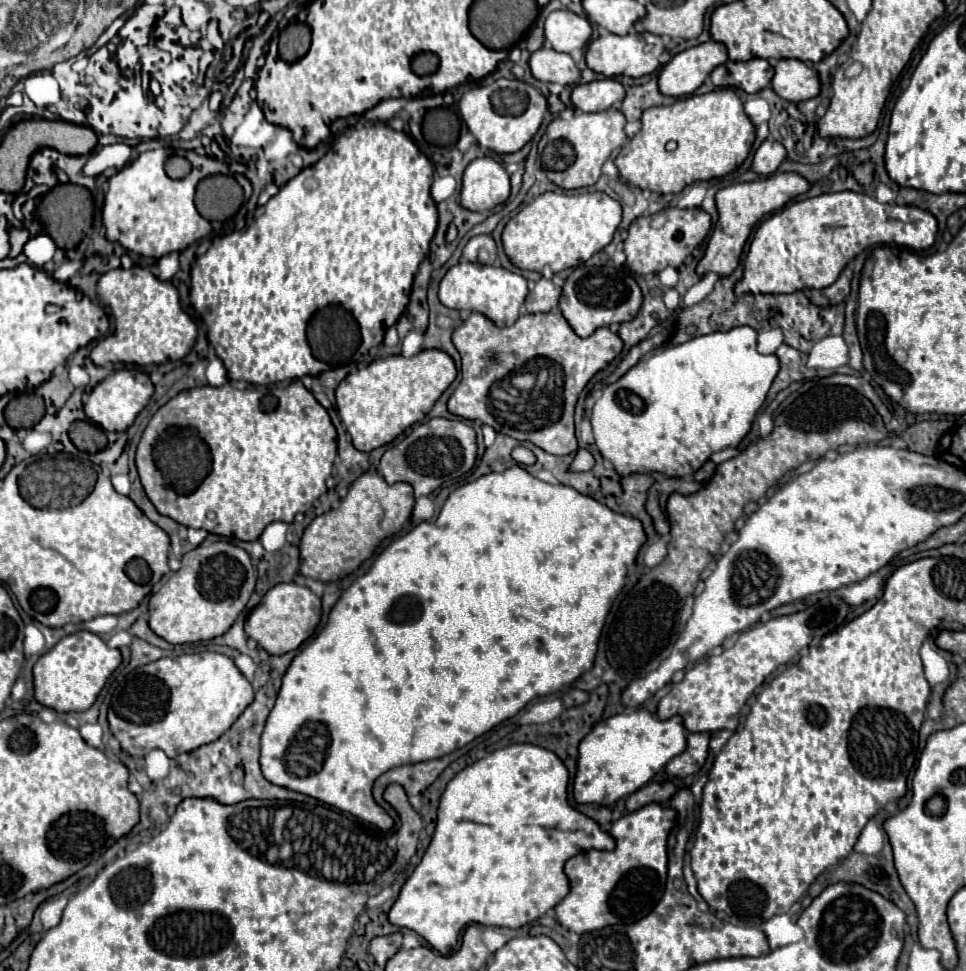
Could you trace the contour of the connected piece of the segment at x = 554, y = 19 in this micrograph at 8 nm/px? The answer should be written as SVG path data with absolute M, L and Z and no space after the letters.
M552 11L544 23L544 37L554 51L570 53L582 49L592 35L592 27L586 17L572 11Z

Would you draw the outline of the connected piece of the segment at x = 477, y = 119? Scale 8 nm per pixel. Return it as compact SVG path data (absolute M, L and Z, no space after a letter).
M498 79L492 85L476 85L462 95L458 109L468 131L476 137L482 149L494 153L516 153L520 151L540 129L546 113L546 97L532 85L518 79Z

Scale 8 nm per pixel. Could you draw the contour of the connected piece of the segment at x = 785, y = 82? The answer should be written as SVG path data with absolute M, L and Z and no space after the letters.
M780 59L774 67L772 89L776 95L792 103L812 99L820 91L818 73L798 59Z

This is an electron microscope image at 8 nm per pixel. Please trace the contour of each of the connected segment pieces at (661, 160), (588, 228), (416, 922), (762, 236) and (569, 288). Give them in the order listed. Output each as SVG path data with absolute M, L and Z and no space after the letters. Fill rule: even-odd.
M714 89L672 105L646 109L642 129L620 149L614 163L628 183L654 193L676 195L694 181L710 181L734 171L748 157L754 137L754 125L748 121L740 97L732 89ZM666 141L678 141L678 147L670 153L664 149Z
M542 193L532 203L524 205L520 213L506 223L502 231L502 245L504 245L504 253L508 255L514 267L538 271L538 273L542 273L544 269L550 269L552 273L558 273L588 261L594 253L604 249L612 241L620 221L622 221L622 207L618 201L610 199L606 193L578 193L578 195Z
M516 743L504 749L496 749L474 765L462 769L442 793L432 843L426 849L420 865L414 869L412 877L404 883L396 903L392 905L388 913L390 923L416 931L436 951L448 955L456 949L460 931L470 923L518 929L540 919L548 909L554 909L570 893L570 881L564 873L566 861L588 849L616 847L616 841L610 833L602 831L594 819L576 811L568 803L568 779L568 769L558 755L530 743ZM444 849L474 849L472 871L462 885L444 885L442 873L438 873L444 871Z
M854 191L822 193L796 201L762 221L750 241L744 273L734 291L738 295L790 295L804 289L824 289L832 285L842 269L866 247L896 243L916 251L928 249L934 243L936 229L936 217L918 207L878 203L874 197Z
M576 267L562 287L560 311L578 337L588 337L600 327L632 321L642 305L642 293L632 273L614 267Z

